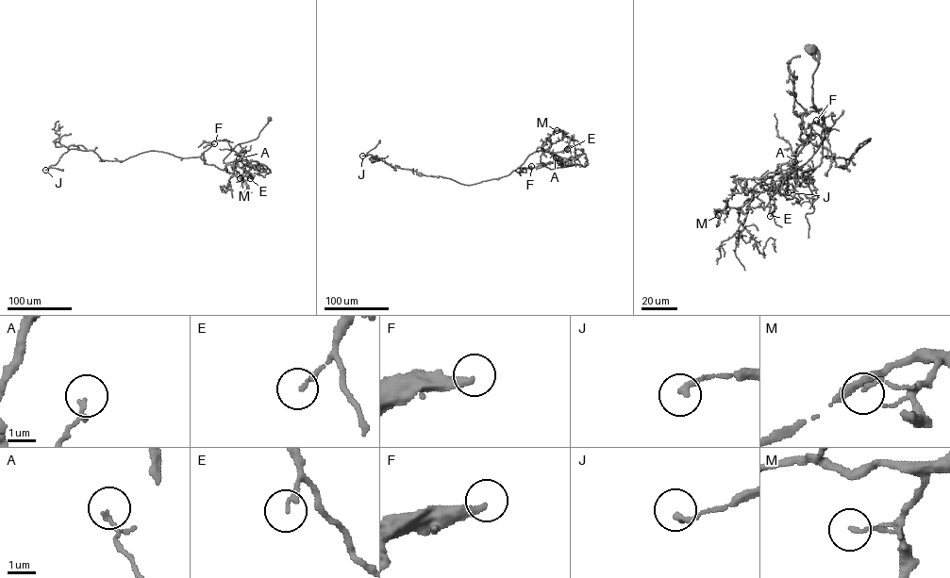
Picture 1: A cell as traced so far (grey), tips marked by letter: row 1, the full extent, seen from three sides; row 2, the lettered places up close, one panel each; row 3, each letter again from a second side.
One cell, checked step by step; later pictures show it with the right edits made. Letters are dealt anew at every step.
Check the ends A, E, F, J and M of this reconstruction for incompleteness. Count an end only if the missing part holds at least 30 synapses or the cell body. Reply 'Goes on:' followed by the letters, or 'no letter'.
Goes on: F

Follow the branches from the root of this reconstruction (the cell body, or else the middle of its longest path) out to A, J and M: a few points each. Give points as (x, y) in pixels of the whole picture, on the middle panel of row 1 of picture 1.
A: (586, 163), (584, 166), (574, 164), (551, 169), (540, 160), (544, 151), (552, 152), (556, 157)
J: (586, 163), (551, 169), (540, 160), (541, 150), (508, 174), (467, 185), (362, 156)
M: (586, 163), (584, 166), (574, 164), (551, 169), (541, 163), (541, 156), (550, 145), (549, 137), (557, 130)

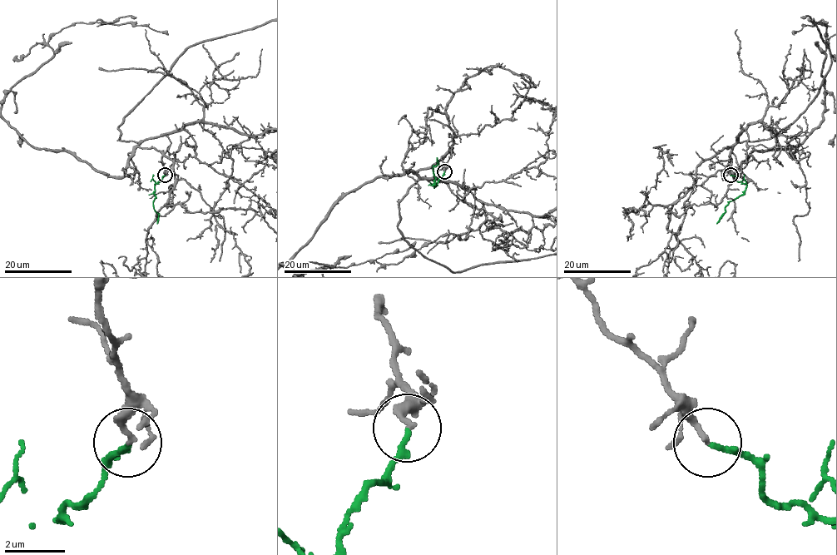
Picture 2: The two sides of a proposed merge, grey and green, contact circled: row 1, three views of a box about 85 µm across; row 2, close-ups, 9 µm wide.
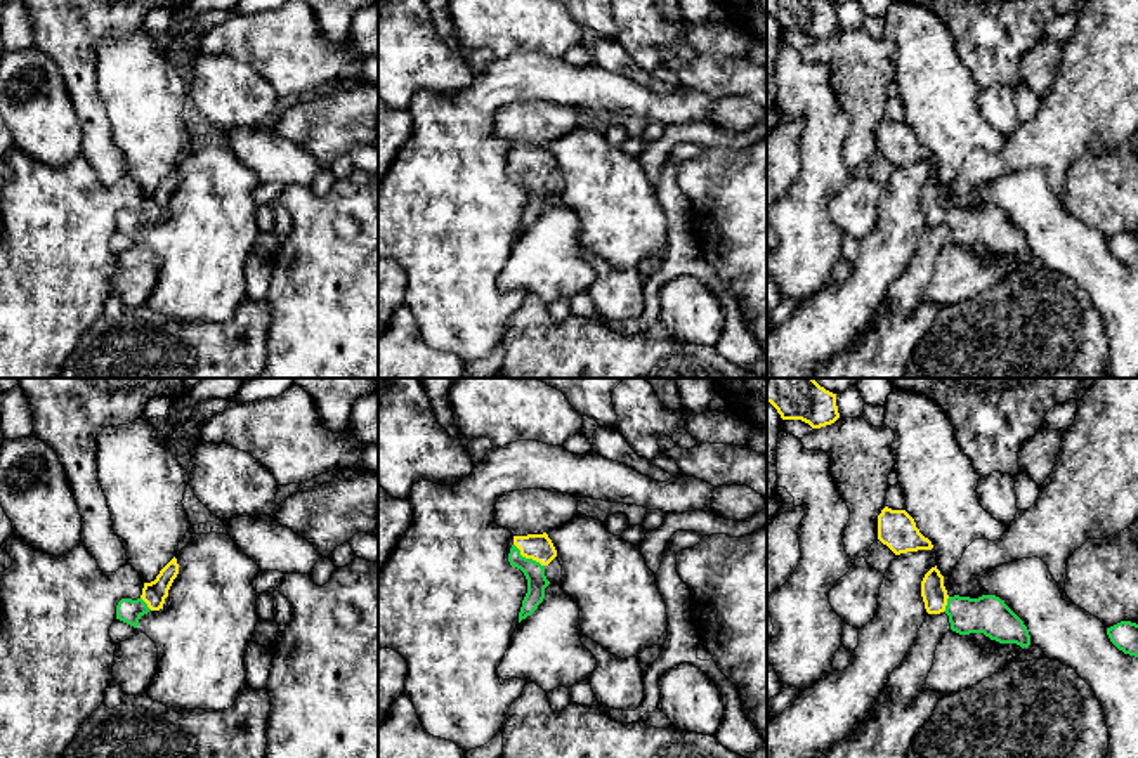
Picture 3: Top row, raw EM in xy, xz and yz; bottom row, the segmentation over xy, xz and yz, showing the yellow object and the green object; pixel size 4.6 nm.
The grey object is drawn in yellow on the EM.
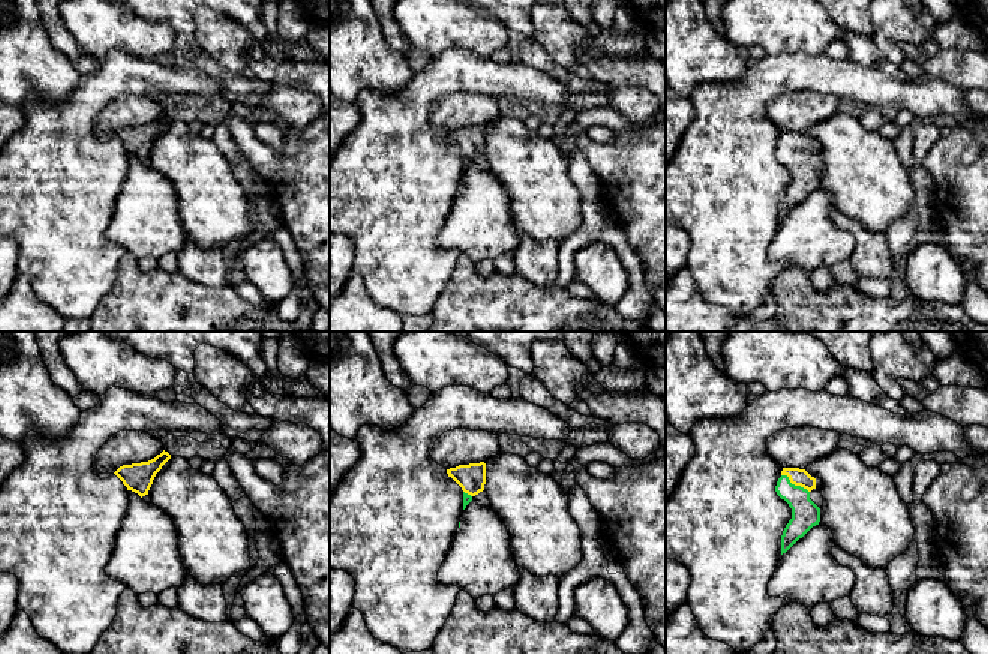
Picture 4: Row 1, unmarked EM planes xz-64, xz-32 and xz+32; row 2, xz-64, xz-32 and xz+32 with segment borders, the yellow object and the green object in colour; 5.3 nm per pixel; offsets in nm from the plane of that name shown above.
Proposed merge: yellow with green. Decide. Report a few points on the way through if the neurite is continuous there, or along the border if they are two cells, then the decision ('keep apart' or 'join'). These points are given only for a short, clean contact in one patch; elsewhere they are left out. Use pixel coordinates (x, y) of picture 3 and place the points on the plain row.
across xz (538, 158), (528, 169), (535, 184) | join

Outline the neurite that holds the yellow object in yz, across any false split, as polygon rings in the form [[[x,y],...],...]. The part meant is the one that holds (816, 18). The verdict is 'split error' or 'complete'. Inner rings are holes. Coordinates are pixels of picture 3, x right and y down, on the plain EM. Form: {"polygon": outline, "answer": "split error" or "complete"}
{"polygon": [[[767,0],[767,14],[782,31],[801,31],[812,40],[831,36],[840,29],[836,5],[826,0]]], "answer": "complete"}

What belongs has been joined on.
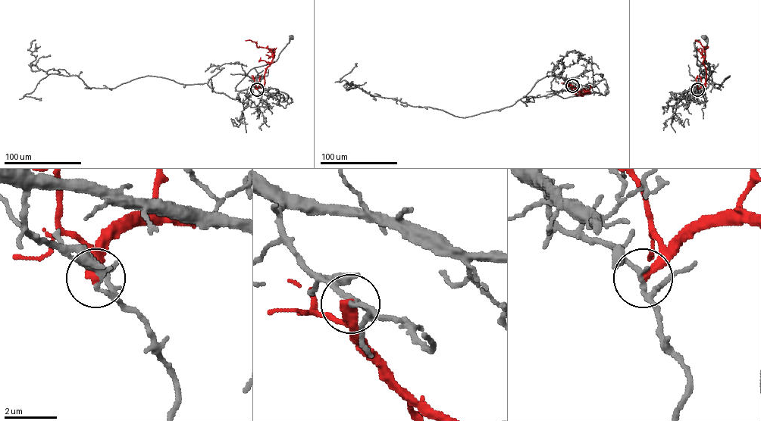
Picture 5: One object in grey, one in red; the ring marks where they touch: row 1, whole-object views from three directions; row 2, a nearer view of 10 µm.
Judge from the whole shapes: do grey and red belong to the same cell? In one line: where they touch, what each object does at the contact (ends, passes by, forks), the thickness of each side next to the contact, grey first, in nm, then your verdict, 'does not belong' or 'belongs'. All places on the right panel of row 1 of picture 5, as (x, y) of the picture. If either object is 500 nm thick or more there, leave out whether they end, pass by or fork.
(697, 89) | grey forks | red ends | 150/400 nm | does not belong

